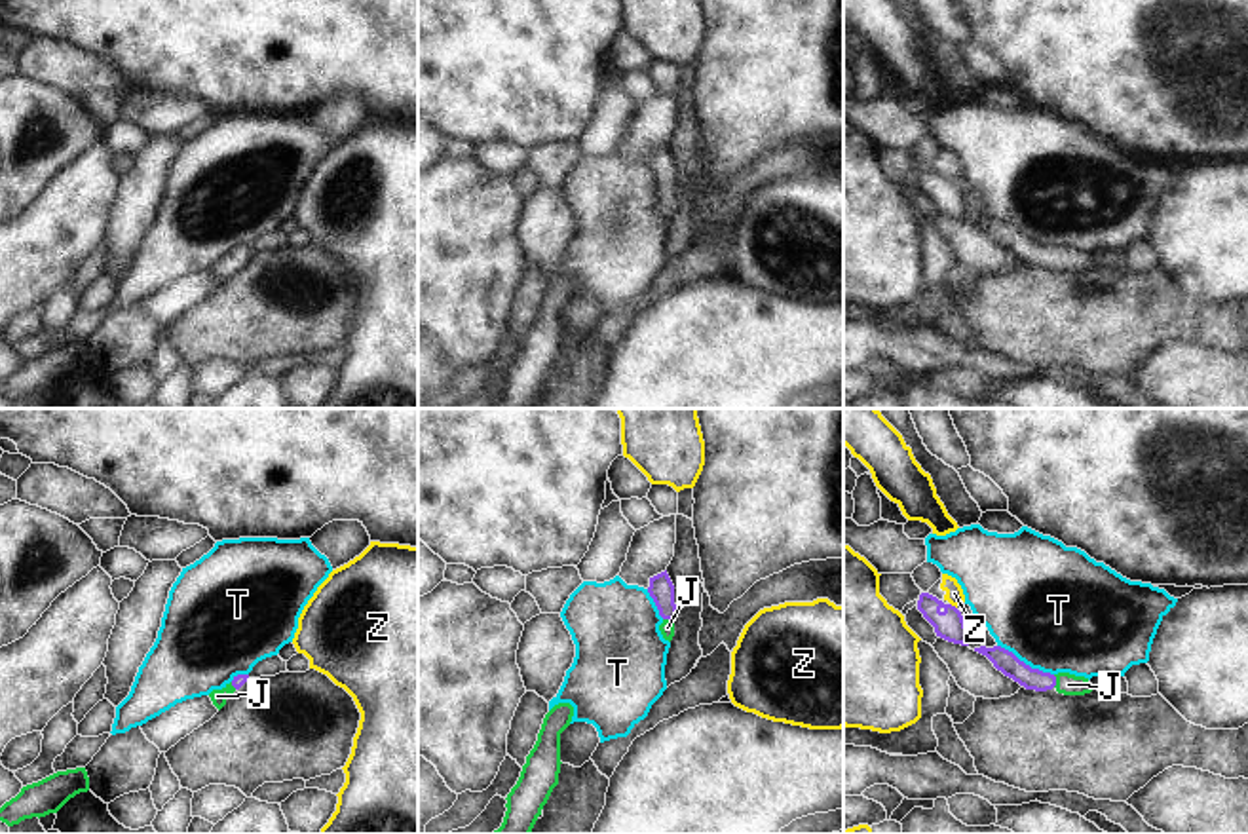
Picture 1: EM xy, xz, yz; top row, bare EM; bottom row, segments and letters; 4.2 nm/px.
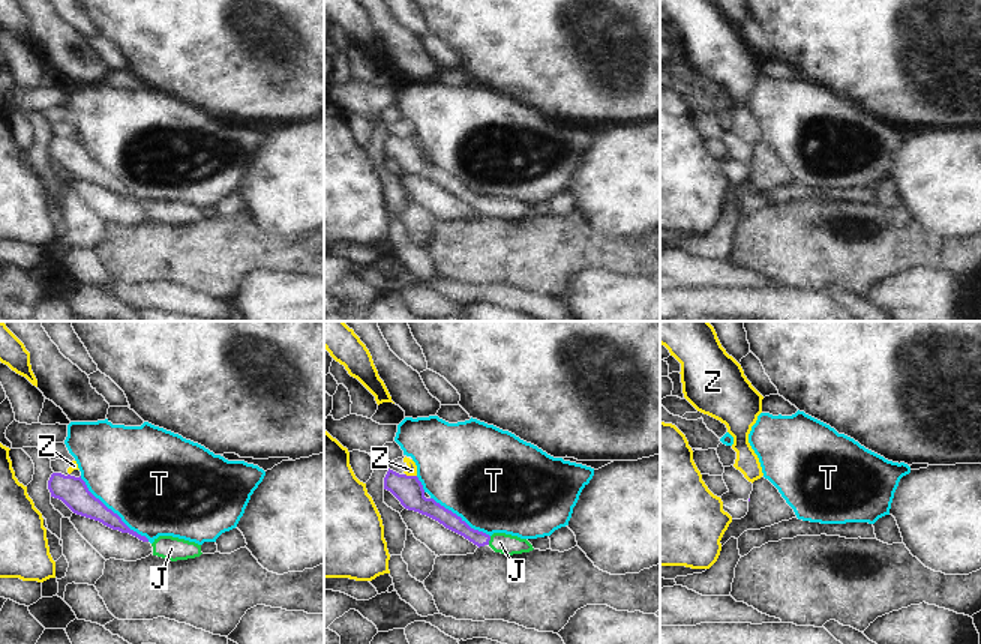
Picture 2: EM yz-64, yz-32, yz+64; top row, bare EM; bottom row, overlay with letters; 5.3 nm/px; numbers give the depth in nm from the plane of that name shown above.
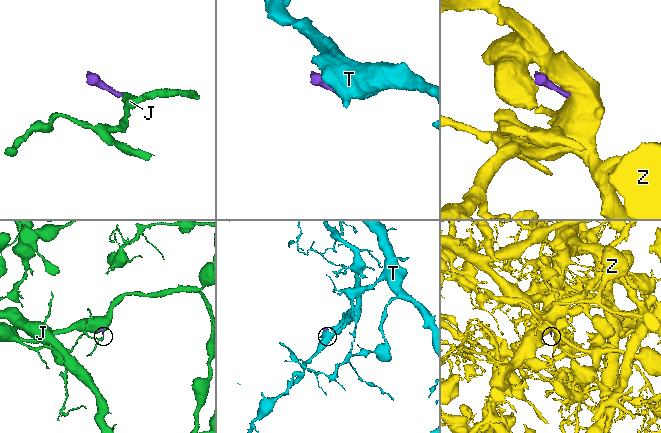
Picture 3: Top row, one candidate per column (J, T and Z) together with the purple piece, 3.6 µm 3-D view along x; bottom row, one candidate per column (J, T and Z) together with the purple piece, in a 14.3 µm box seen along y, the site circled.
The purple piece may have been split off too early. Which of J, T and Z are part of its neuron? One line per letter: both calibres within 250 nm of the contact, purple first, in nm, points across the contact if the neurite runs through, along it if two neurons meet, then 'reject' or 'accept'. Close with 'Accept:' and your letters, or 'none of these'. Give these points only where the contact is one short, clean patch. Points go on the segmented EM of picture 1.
J: 100/90 nm | across yz (1032, 679), (1055, 681), (1068, 684) | accept
T: 100/500 nm | reject
Z: 120/80 nm | along yz (950, 603), (956, 608) | reject
Accept: J

